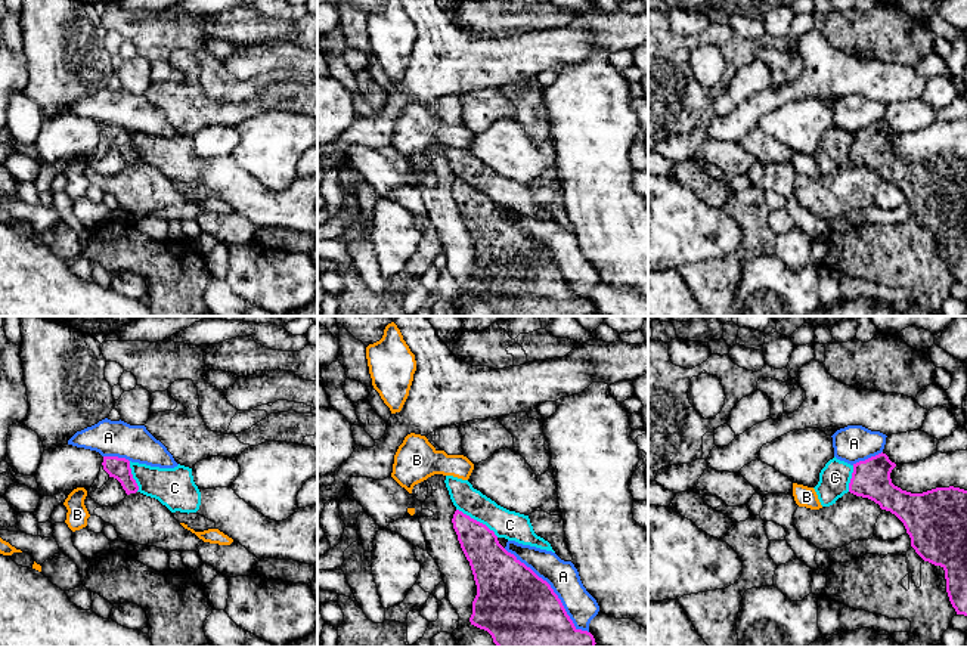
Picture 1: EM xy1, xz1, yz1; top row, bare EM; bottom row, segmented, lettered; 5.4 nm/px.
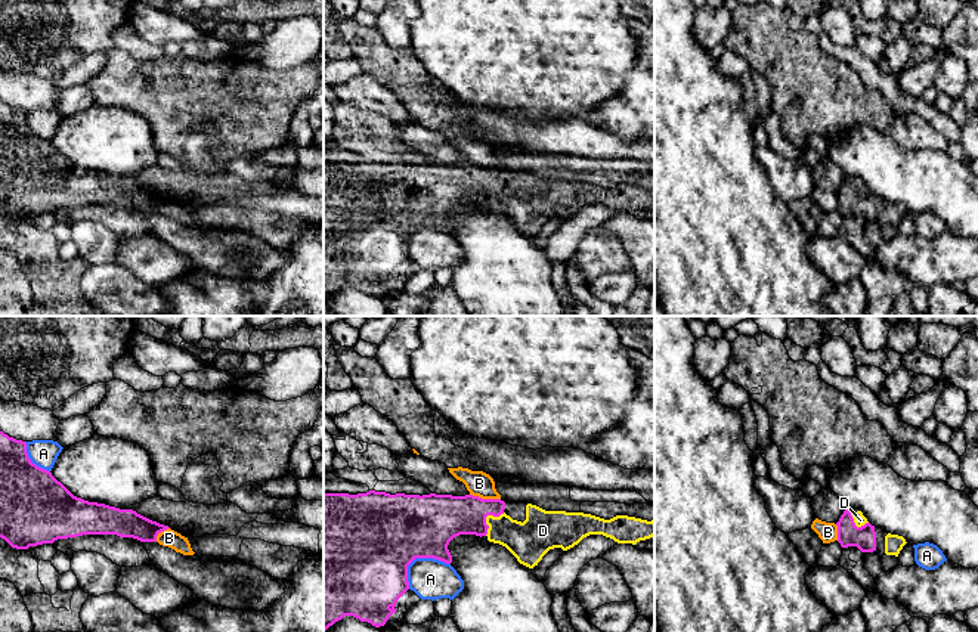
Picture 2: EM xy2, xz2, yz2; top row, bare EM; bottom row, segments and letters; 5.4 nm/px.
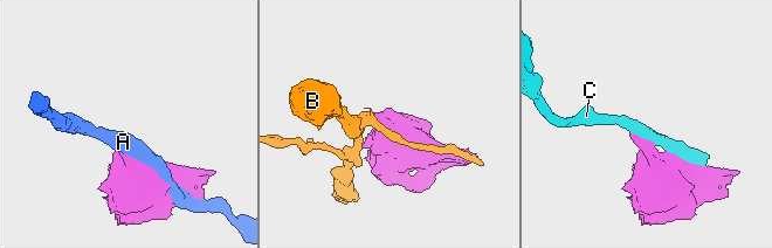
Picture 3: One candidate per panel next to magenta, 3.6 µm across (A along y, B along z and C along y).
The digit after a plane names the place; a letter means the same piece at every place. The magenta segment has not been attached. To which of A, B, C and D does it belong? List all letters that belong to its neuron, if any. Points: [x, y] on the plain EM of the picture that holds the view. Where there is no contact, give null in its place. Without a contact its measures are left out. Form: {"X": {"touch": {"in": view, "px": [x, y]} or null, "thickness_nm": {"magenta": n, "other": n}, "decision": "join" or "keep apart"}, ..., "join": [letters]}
{"A": {"touch": {"in": "xz1", "px": [552, 259]}, "thickness_nm": {"magenta": 420, "other": 170}, "decision": "keep apart"}, "B": {"touch": {"in": "xz2", "px": [485, 169]}, "thickness_nm": {"magenta": 260, "other": 140}, "decision": "keep apart"}, "C": {"touch": {"in": "xz1", "px": [476, 189]}, "thickness_nm": {"magenta": 220, "other": 160}, "decision": "keep apart"}, "D": {"touch": {"in": "xz2", "px": [486, 185]}, "thickness_nm": {"magenta": 260, "other": 200}, "decision": "join"}, "join": ["D"]}

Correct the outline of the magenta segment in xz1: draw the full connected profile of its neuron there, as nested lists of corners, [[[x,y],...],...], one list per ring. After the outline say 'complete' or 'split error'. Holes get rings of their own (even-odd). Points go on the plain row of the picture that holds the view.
[[[459,179],[452,192],[477,254],[471,294],[487,300],[498,316],[595,316],[593,304],[574,295],[551,254],[508,222],[493,199]]]; complete

